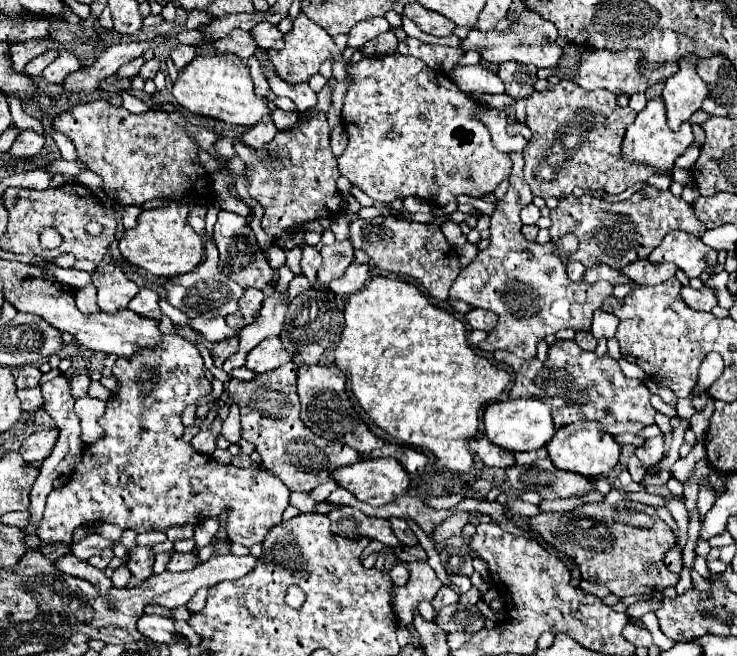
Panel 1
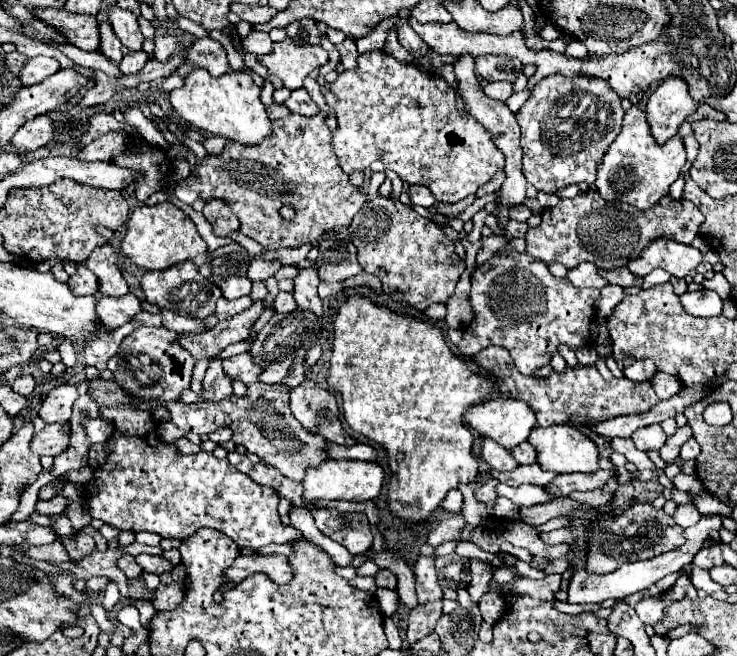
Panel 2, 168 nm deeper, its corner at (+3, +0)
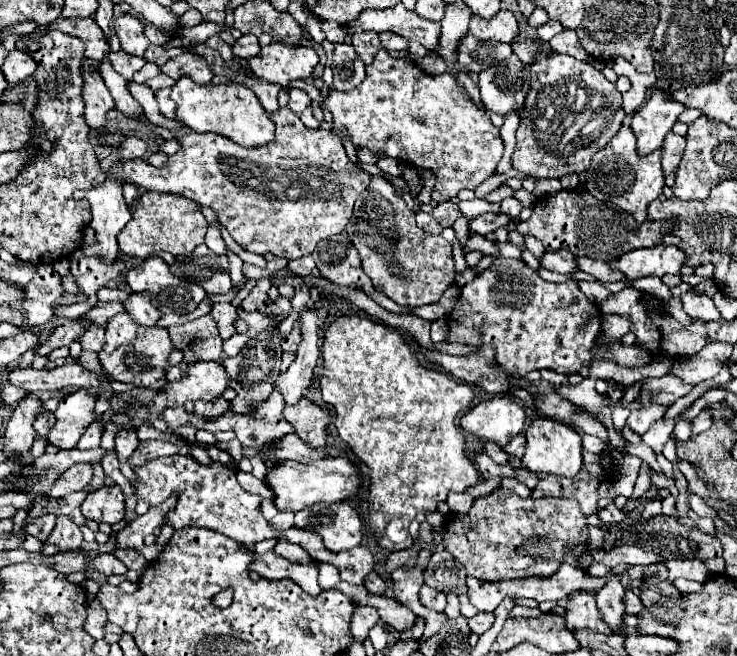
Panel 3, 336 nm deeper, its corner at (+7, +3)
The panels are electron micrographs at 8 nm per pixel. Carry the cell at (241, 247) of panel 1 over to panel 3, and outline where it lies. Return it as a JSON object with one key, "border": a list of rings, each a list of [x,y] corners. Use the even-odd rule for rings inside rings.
{"border":[[[199,245],[191,255],[175,257],[175,263],[169,265],[169,269],[175,277],[203,287],[207,295],[227,293],[231,289],[227,255],[215,255],[207,245]]]}

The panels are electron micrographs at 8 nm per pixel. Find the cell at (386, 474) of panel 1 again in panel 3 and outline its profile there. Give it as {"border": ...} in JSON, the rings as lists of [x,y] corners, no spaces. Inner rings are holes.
{"border":[[[325,457],[313,463],[301,463],[293,459],[277,461],[265,475],[265,483],[273,491],[275,507],[279,511],[299,511],[305,505],[313,505],[317,501],[329,501],[329,503],[343,501],[355,495],[357,489],[361,487],[357,467],[345,457],[335,457],[335,459]]]}

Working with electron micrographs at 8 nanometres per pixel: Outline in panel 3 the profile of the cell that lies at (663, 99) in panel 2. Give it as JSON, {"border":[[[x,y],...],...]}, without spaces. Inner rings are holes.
{"border":[[[653,91],[649,101],[631,119],[631,131],[637,137],[637,155],[649,155],[659,149],[683,109],[681,103],[669,97],[669,91]]]}

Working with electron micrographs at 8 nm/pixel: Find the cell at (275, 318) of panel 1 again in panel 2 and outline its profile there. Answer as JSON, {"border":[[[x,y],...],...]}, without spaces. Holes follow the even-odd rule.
{"border":[[[215,358],[207,372],[205,372],[205,378],[203,378],[203,398],[205,400],[223,400],[225,396],[231,396],[233,390],[231,390],[231,378],[227,376],[227,372],[223,370],[223,362],[225,358]]]}

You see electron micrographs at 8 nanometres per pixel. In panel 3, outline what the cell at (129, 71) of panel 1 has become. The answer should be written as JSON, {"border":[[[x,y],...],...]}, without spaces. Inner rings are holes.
{"border":[[[111,51],[107,57],[109,57],[113,69],[115,69],[123,79],[127,79],[127,81],[131,81],[131,77],[145,65],[145,59],[143,59],[143,57],[133,57],[133,55],[125,53],[125,51],[117,51],[117,53]]]}

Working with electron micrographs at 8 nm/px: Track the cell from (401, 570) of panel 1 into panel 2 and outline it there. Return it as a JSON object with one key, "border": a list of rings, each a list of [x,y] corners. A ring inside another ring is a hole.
{"border":[[[379,570],[375,574],[375,580],[377,580],[379,588],[397,588],[397,576],[389,570]]]}

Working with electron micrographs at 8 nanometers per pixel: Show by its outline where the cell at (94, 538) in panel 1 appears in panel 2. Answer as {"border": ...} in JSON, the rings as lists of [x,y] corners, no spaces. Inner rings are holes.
{"border":[[[51,516],[51,518],[53,518],[53,526],[51,526],[51,528],[53,528],[59,536],[69,538],[69,536],[75,534],[75,530],[73,530],[71,522],[67,520],[67,516]]]}

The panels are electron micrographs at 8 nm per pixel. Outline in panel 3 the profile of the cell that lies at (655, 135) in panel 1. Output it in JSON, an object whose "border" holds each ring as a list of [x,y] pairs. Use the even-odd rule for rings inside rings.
{"border":[[[621,127],[619,133],[601,151],[597,151],[597,155],[593,155],[585,185],[593,197],[615,203],[617,207],[633,215],[637,223],[641,223],[647,219],[647,205],[661,195],[661,189],[665,185],[661,171],[661,149],[653,151],[653,155],[639,157],[633,131],[629,127]]]}

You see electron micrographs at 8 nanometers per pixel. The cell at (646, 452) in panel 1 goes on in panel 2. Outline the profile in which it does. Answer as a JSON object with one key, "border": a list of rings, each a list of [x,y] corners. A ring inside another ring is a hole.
{"border":[[[653,424],[653,426],[647,426],[647,428],[639,428],[639,430],[631,436],[631,440],[635,442],[635,446],[637,446],[639,450],[649,452],[649,450],[659,450],[659,448],[665,444],[667,436],[665,436],[665,432],[661,430],[659,424]]]}

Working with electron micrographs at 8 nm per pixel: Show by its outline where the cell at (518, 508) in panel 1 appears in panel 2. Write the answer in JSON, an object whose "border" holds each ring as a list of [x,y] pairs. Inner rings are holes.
{"border":[[[690,504],[679,505],[673,515],[676,524],[684,529],[697,523],[700,517],[697,508]]]}

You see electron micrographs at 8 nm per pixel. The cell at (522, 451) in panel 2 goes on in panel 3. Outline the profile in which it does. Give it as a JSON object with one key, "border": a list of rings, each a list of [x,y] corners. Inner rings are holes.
{"border":[[[519,433],[515,439],[511,439],[505,447],[503,447],[503,451],[505,453],[509,453],[509,455],[513,455],[513,457],[523,457],[523,451],[525,451],[525,435],[523,433]]]}

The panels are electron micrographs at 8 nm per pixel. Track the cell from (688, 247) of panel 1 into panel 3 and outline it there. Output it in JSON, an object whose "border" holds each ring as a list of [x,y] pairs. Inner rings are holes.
{"border":[[[655,245],[649,249],[629,251],[623,257],[609,263],[611,269],[621,271],[629,281],[649,277],[649,275],[679,275],[683,267],[685,253],[673,245]]]}

